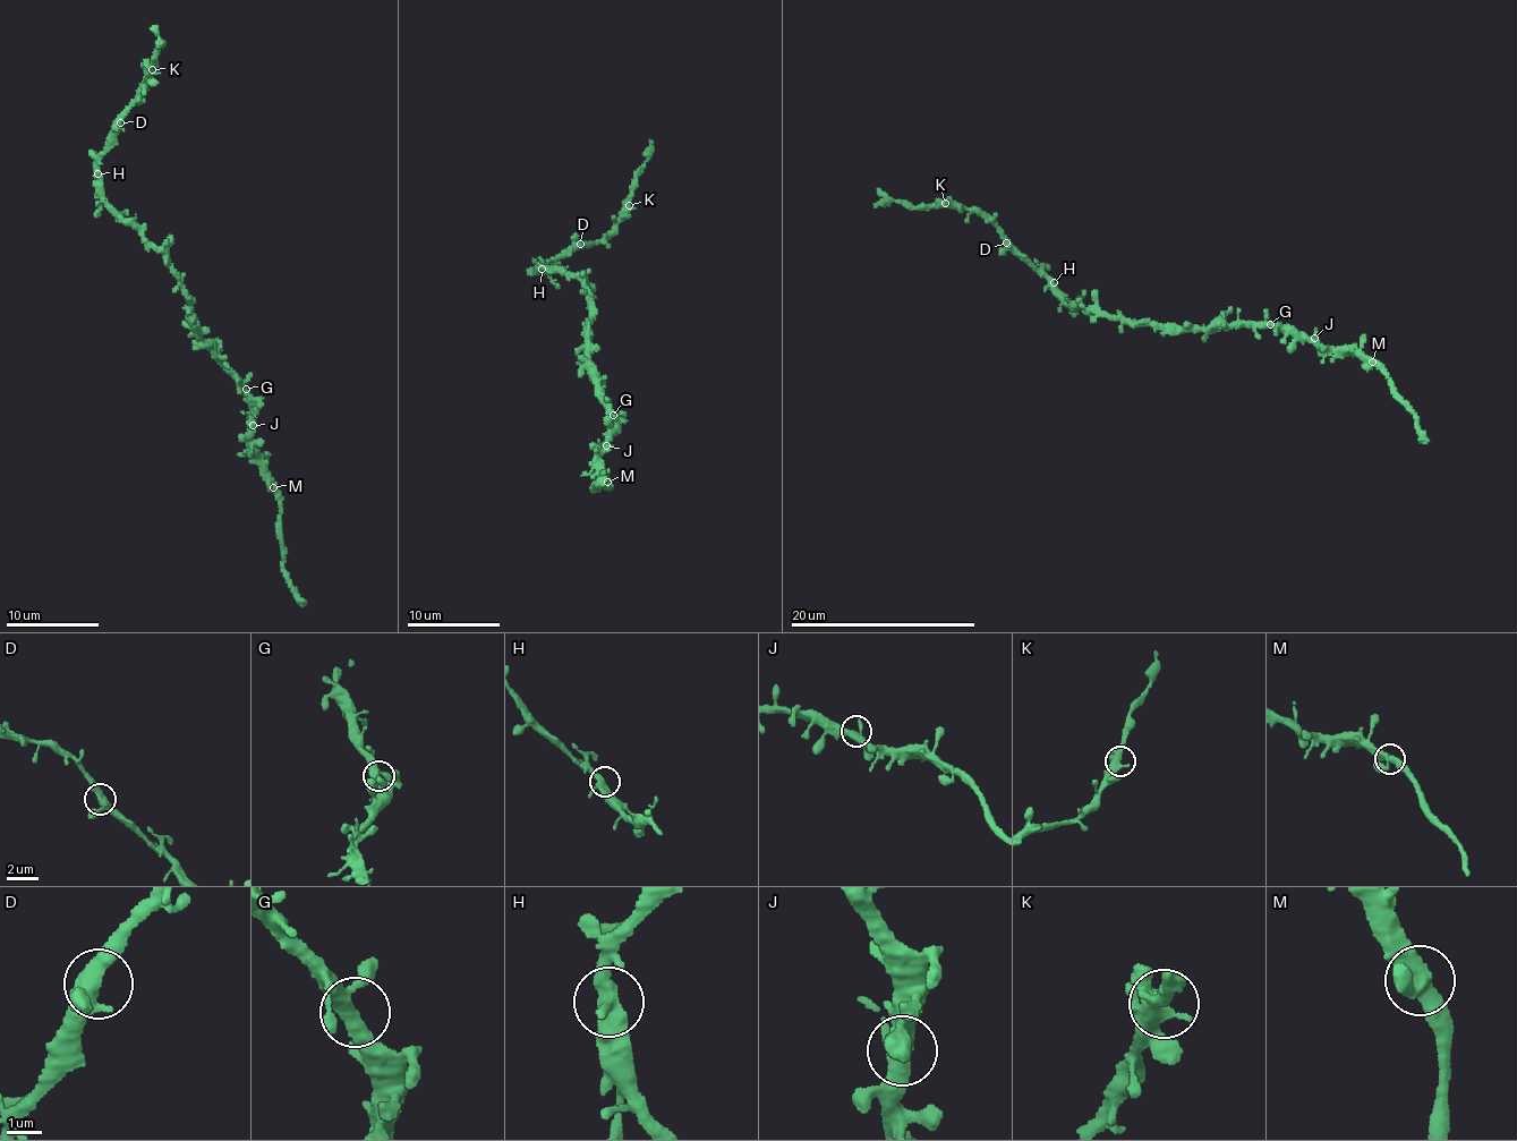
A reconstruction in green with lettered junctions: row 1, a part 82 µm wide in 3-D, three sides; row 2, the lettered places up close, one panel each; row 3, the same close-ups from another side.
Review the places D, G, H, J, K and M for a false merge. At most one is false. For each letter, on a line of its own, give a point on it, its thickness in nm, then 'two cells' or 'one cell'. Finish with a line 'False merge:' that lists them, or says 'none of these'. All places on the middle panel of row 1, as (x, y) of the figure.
D: place (580, 244); calibre 400 nm; one cell
G: place (613, 415); calibre 360 nm; one cell
H: place (542, 269); calibre 380 nm; one cell
J: place (606, 445); calibre 360 nm; one cell
K: place (629, 205); calibre 400 nm; one cell
M: place (607, 482); calibre 400 nm; two cells
False merge: M

